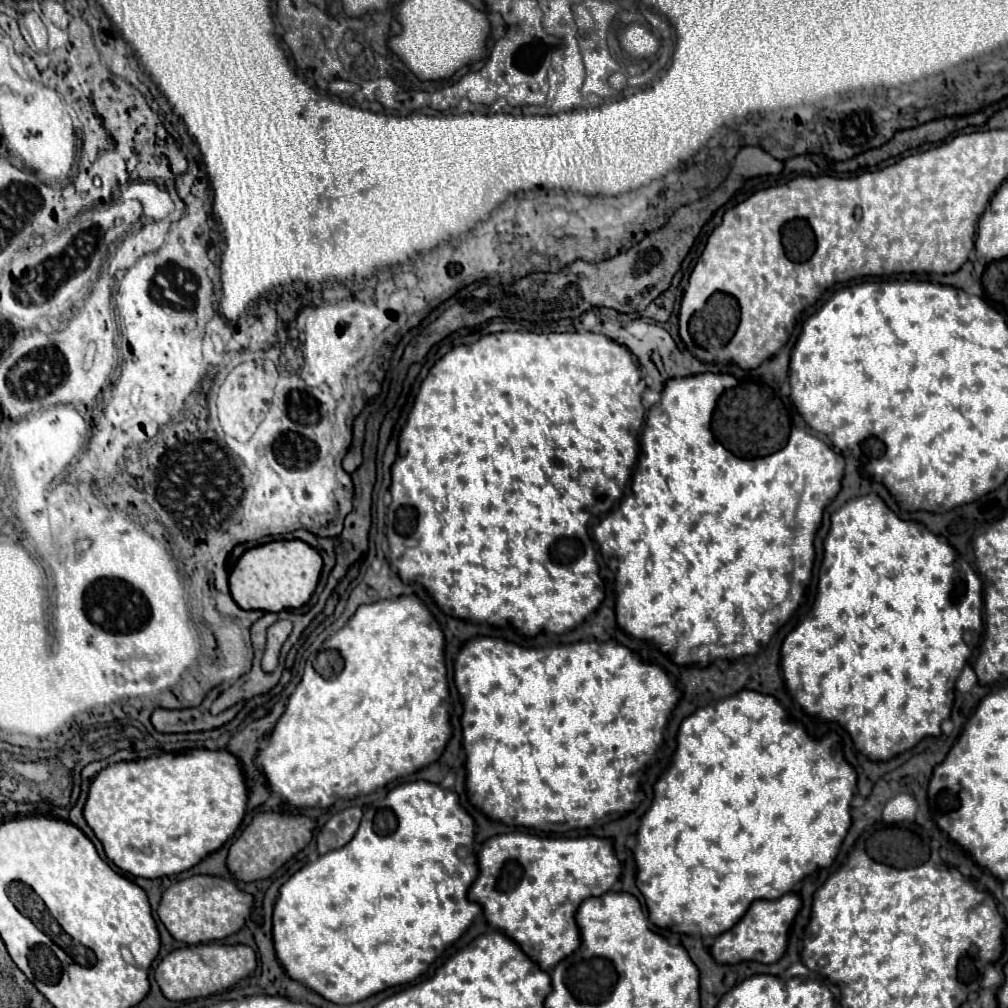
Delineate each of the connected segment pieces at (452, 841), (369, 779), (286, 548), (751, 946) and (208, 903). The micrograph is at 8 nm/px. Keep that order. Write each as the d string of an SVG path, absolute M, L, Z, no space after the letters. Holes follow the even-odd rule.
M413 781L413 783L403 783L395 787L379 805L373 805L365 811L363 821L355 833L355 837L337 851L329 851L321 855L317 861L307 863L301 871L297 871L279 891L279 897L275 901L275 911L273 911L273 941L275 941L275 951L277 959L285 967L287 975L291 979L297 979L323 995L325 999L339 1003L339 1005L349 1005L363 1001L379 991L385 991L395 985L405 985L415 981L419 975L423 975L429 965L451 945L455 943L465 929L471 925L471 921L481 913L481 905L475 901L469 901L467 891L475 877L479 875L477 867L477 857L473 853L473 841L475 841L475 821L467 813L467 809L461 805L459 795L455 791L443 789L437 783L431 781ZM459 851L465 851L465 857L459 855Z
M417 595L361 605L349 623L329 637L323 647L339 651L343 669L325 677L313 663L307 663L305 675L289 697L283 717L267 735L257 755L269 789L293 807L331 807L337 800L373 793L399 777L435 763L451 737L451 719L445 705L449 697L443 653L445 637L437 619Z
M273 541L249 549L235 565L229 577L229 589L241 609L261 609L279 613L283 609L297 609L313 595L323 569L321 555L303 541Z
M787 893L779 899L759 899L755 901L747 913L741 917L741 921L723 935L717 937L717 941L711 947L711 955L719 963L739 963L739 961L759 961L759 963L775 963L783 957L787 949L787 935L789 927L801 909L801 897L797 893Z
M193 875L171 885L163 893L163 899L159 905L159 917L177 941L197 945L197 943L219 941L231 933L237 933L245 925L245 919L251 915L253 903L255 903L255 897L239 889L229 879L215 877L215 875Z

